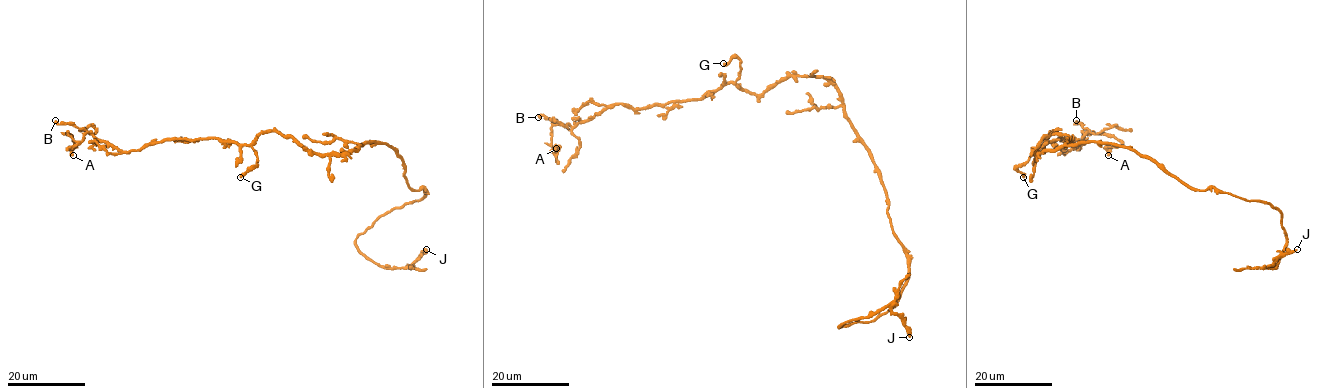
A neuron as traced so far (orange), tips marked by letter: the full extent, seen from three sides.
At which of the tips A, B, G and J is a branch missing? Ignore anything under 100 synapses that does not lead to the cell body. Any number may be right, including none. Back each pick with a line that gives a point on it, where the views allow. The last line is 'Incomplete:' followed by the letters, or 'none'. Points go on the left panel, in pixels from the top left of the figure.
J: at (426, 249)
Incomplete: J

